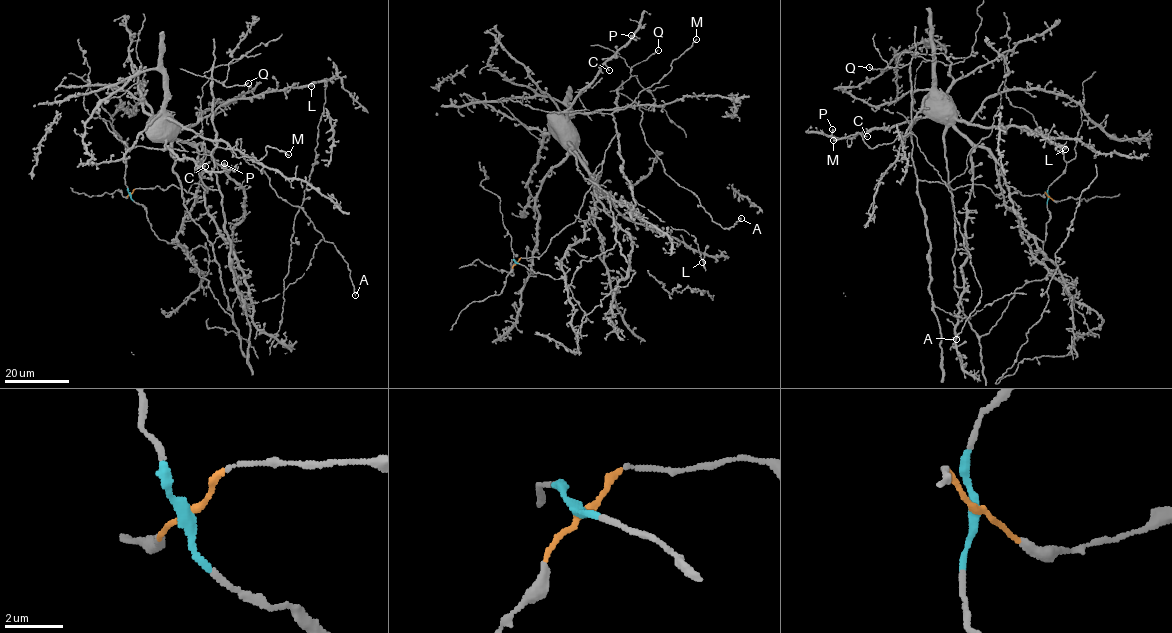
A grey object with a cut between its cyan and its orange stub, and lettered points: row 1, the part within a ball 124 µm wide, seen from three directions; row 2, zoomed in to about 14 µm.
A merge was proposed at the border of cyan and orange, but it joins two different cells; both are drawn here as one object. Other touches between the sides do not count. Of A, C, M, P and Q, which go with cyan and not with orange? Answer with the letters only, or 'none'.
C, P

